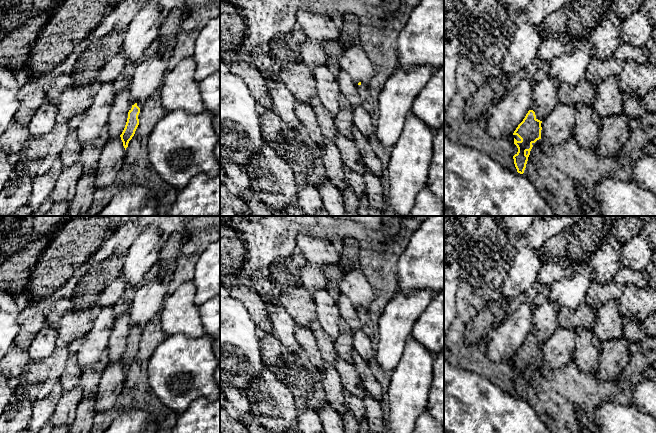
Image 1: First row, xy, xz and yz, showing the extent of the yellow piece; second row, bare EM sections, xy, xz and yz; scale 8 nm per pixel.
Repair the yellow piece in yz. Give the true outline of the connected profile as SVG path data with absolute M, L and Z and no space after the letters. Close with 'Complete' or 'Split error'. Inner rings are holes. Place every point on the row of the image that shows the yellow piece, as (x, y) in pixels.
M529 110L513 133L514 144L518 148L513 159L517 172L520 174L524 173L532 147L542 143L541 123L542 121L537 119L535 112Z. Split error

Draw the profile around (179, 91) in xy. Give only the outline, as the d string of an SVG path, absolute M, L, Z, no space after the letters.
M187 57L165 75L157 94L167 112L184 110L198 114L204 111L199 83L194 78L196 67L194 59Z

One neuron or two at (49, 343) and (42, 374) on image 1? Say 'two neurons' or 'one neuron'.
two neurons

